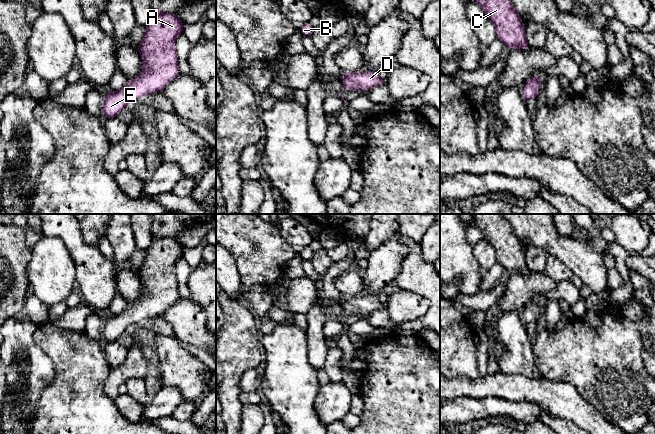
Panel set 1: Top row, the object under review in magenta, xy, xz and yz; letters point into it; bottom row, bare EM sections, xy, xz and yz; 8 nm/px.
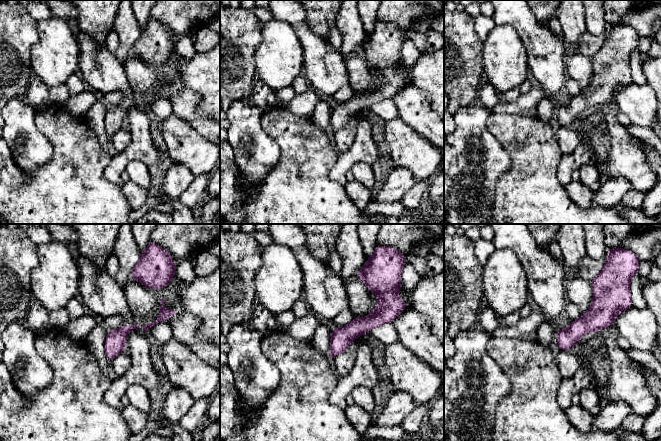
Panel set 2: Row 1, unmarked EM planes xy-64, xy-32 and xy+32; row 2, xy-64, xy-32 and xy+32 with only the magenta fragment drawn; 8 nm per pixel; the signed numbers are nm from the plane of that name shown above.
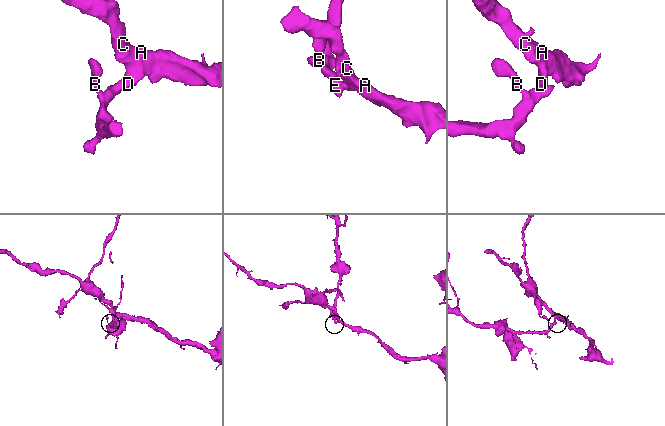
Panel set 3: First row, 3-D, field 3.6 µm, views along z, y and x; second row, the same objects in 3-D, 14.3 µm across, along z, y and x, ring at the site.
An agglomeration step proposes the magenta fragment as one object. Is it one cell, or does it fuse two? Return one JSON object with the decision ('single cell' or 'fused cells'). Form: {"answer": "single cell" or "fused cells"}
{"answer": "single cell"}

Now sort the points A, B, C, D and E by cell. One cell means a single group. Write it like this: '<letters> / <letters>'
A B C D E

